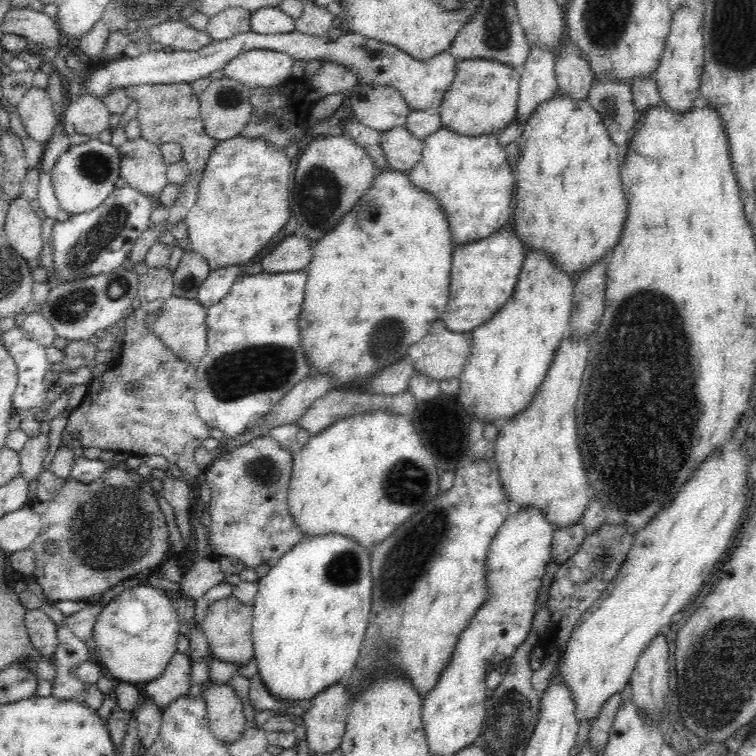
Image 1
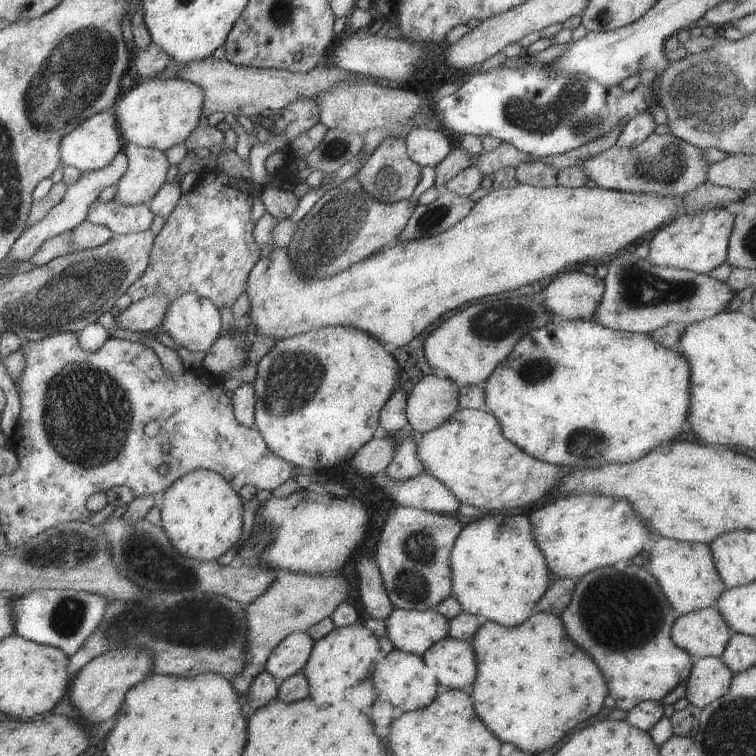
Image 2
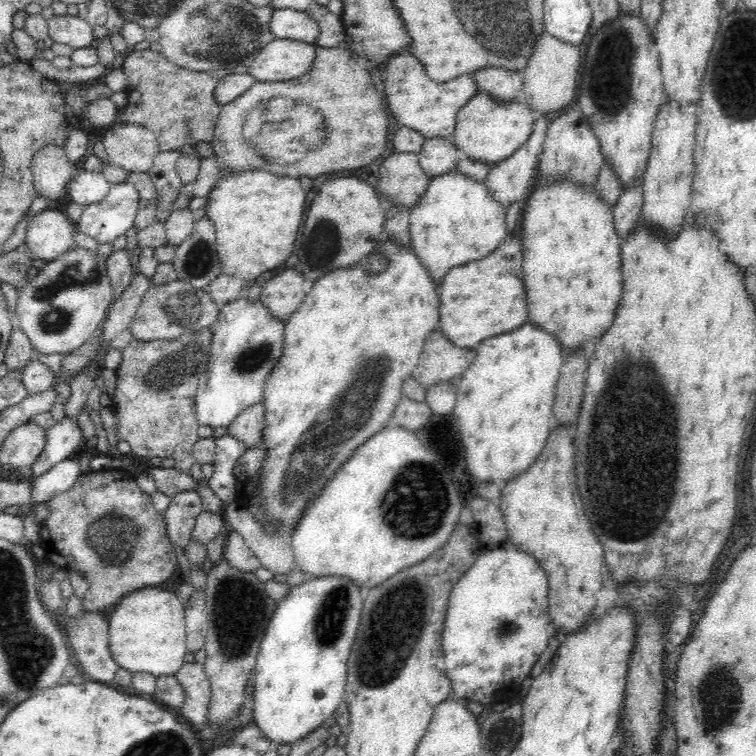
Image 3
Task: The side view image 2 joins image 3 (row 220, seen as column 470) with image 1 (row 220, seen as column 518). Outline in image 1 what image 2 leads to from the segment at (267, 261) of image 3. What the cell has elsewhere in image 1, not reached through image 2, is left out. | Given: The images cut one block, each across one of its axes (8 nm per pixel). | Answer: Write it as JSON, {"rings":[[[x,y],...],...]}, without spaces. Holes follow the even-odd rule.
{"rings":[[[238,135],[219,143],[212,149],[197,192],[195,206],[185,217],[187,238],[191,249],[208,261],[210,270],[238,265],[252,260],[284,228],[290,216],[288,206],[290,159],[284,149],[274,147],[264,137],[250,139]]]}

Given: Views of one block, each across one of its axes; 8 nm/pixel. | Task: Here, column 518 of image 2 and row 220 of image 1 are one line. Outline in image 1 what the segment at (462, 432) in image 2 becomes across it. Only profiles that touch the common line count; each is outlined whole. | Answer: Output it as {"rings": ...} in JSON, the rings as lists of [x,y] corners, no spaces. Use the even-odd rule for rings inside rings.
{"rings":[[[444,124],[423,141],[420,160],[409,172],[415,188],[432,194],[448,219],[452,243],[466,244],[496,233],[513,213],[512,190],[516,173],[508,163],[497,135],[468,136],[448,129]]]}

